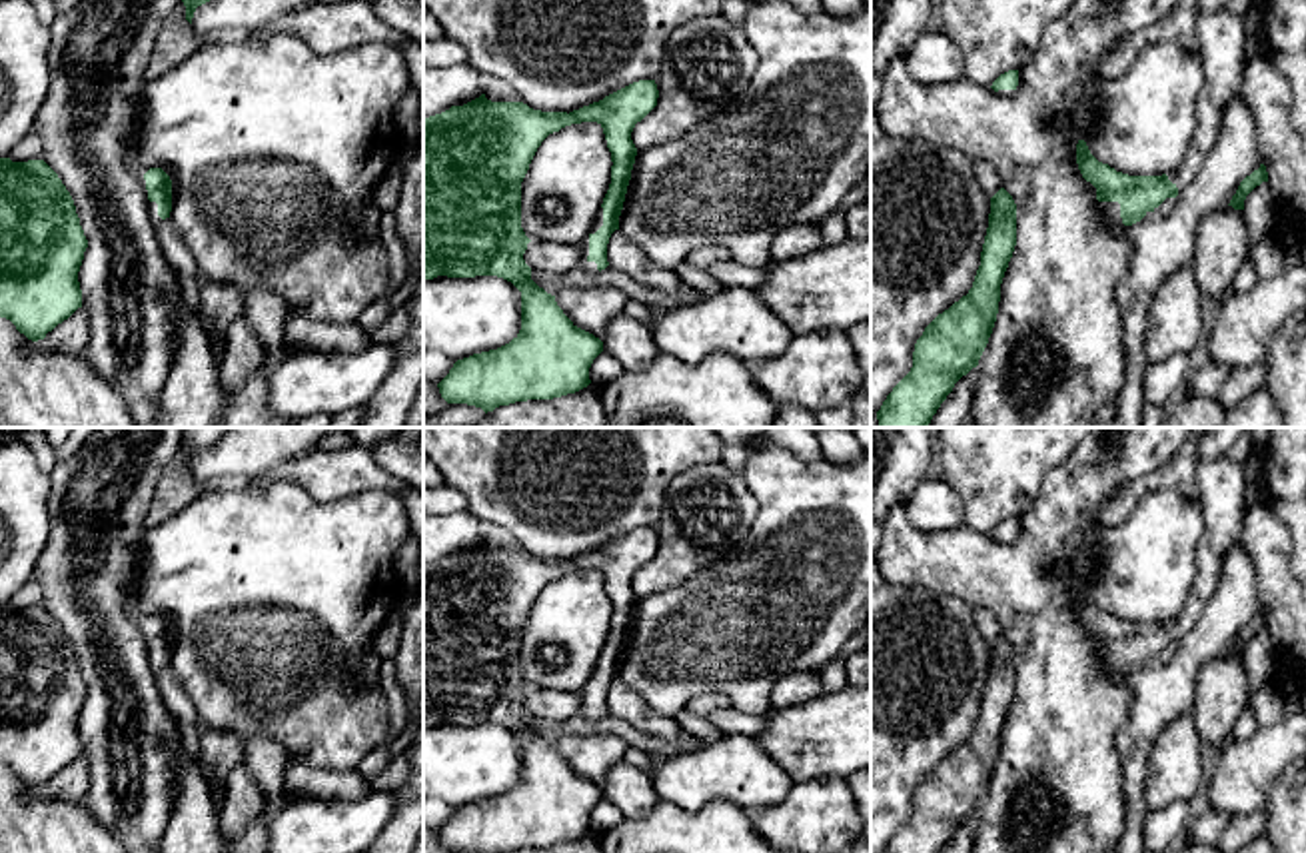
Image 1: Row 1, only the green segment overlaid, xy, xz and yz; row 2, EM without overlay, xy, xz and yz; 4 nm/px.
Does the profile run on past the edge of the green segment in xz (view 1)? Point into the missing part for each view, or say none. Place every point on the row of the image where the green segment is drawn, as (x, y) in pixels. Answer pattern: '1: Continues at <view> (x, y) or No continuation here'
1: Continues at xz (584, 246)

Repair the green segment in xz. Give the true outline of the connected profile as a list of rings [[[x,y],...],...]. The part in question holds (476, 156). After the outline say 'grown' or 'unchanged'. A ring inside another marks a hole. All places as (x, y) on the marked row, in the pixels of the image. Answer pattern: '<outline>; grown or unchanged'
[[[655,80],[633,82],[599,102],[573,112],[541,112],[523,102],[491,102],[479,98],[451,106],[423,120],[423,280],[437,276],[497,276],[521,292],[521,330],[505,346],[457,360],[437,384],[447,404],[467,404],[485,414],[499,406],[527,400],[553,400],[591,384],[589,368],[603,352],[603,342],[577,328],[531,280],[523,254],[531,242],[521,228],[521,182],[541,142],[565,126],[597,122],[611,152],[611,184],[589,236],[579,244],[583,268],[597,274],[609,266],[607,244],[619,230],[637,148],[631,132],[657,106]]]; grown

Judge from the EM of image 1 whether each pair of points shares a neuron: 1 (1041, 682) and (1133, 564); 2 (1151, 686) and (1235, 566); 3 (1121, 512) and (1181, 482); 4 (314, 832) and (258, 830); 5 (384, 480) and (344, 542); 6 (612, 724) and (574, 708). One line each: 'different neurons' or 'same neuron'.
1: different neurons
2: same neuron
3: same neuron
4: different neurons
5: different neurons
6: different neurons

